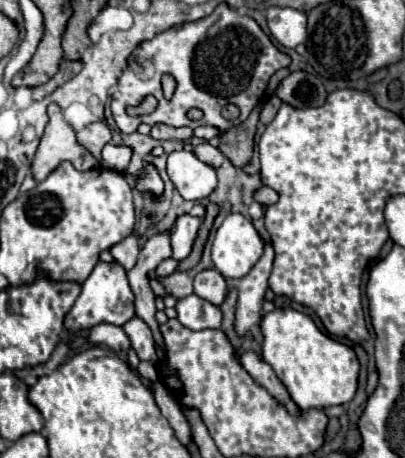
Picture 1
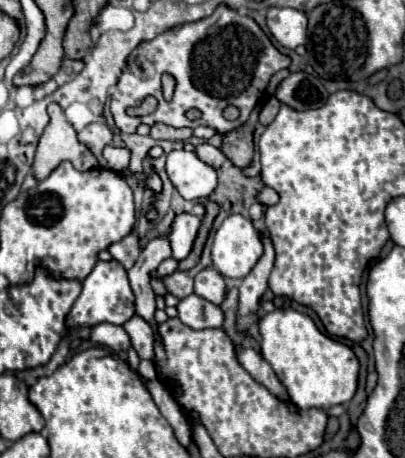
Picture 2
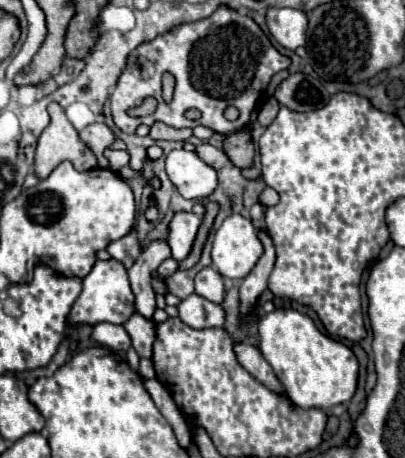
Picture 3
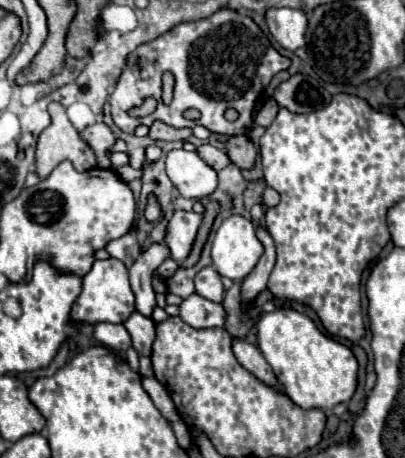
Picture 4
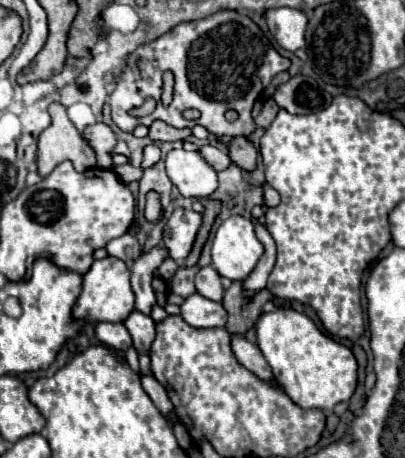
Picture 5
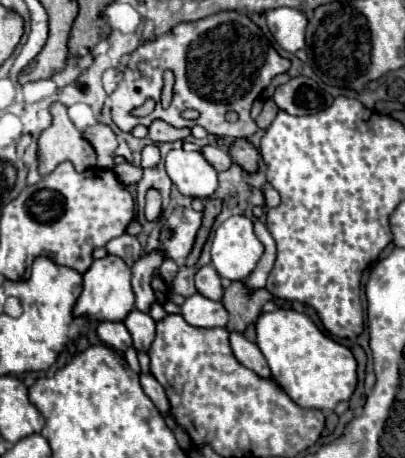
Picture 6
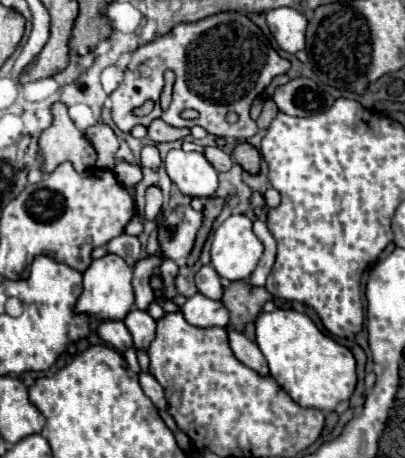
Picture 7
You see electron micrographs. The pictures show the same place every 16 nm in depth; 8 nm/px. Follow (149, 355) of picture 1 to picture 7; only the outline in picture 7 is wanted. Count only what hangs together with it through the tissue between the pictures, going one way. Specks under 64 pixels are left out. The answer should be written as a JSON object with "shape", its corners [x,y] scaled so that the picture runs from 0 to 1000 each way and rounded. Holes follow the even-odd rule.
{"shape":[[[341,672],[321,677],[321,686],[306,694],[306,707],[316,725],[331,738],[331,760],[336,764],[365,764],[370,747],[380,742],[385,729],[385,703],[365,681],[351,681]]]}

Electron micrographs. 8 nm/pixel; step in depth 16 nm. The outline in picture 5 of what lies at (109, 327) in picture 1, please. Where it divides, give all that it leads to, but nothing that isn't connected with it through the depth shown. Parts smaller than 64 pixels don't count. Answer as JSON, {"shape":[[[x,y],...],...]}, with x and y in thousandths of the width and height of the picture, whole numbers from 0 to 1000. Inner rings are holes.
{"shape":[[[247,703],[232,721],[237,738],[277,760],[281,769],[311,769],[326,755],[326,738],[316,729],[316,721],[306,716],[306,707],[277,707],[277,703]]]}

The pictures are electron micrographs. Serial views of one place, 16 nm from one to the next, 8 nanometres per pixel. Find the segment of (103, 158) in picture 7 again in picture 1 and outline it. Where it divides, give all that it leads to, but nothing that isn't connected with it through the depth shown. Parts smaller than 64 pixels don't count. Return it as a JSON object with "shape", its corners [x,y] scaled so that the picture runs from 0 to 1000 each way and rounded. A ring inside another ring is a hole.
{"shape":[[[227,266],[212,279],[202,279],[198,288],[188,288],[188,306],[198,319],[207,319],[237,349],[247,345],[247,328],[257,314],[267,314],[277,306],[277,293],[267,284],[267,275],[257,266]]]}

